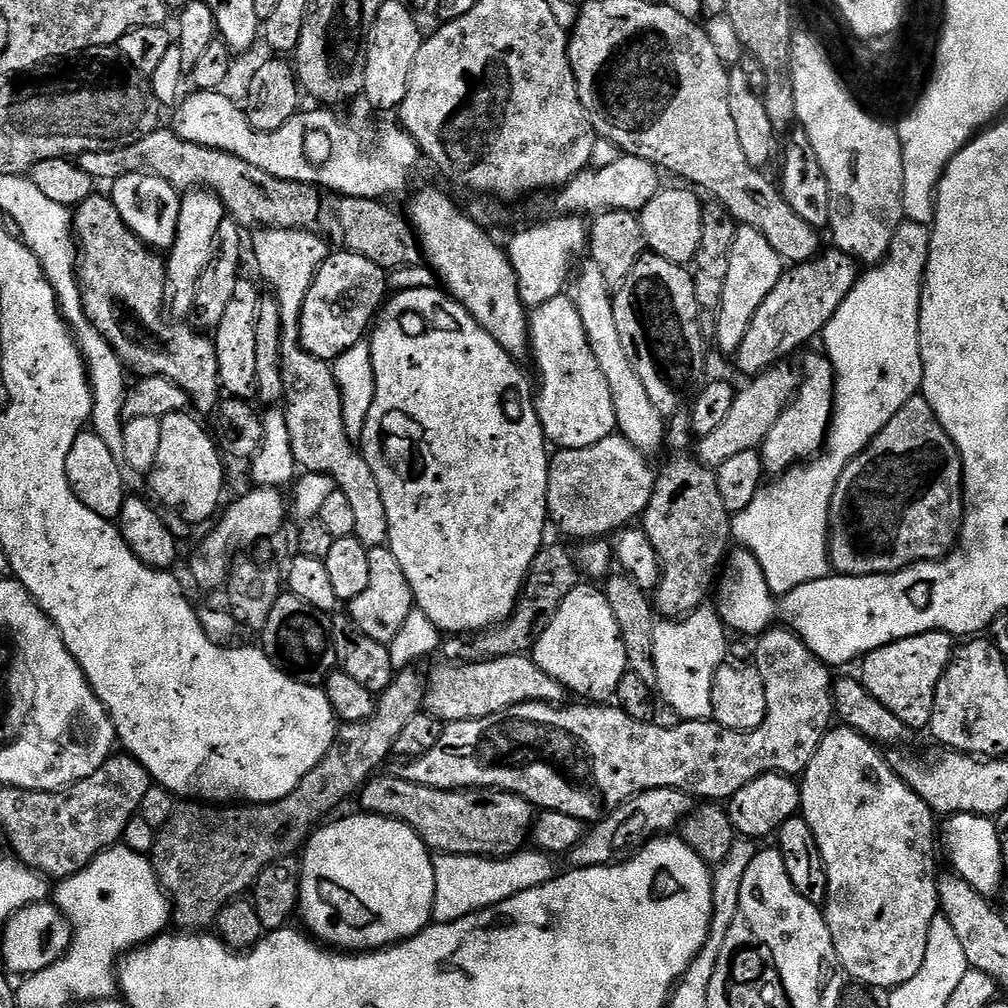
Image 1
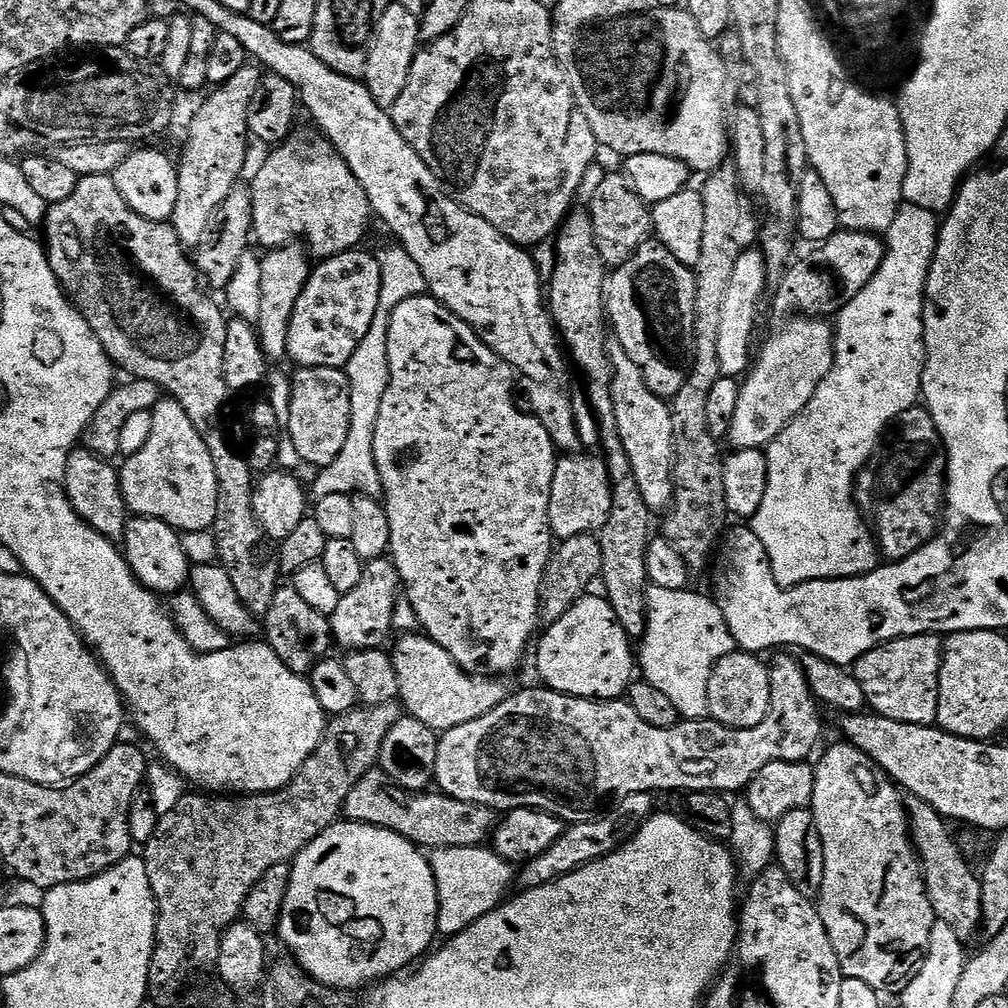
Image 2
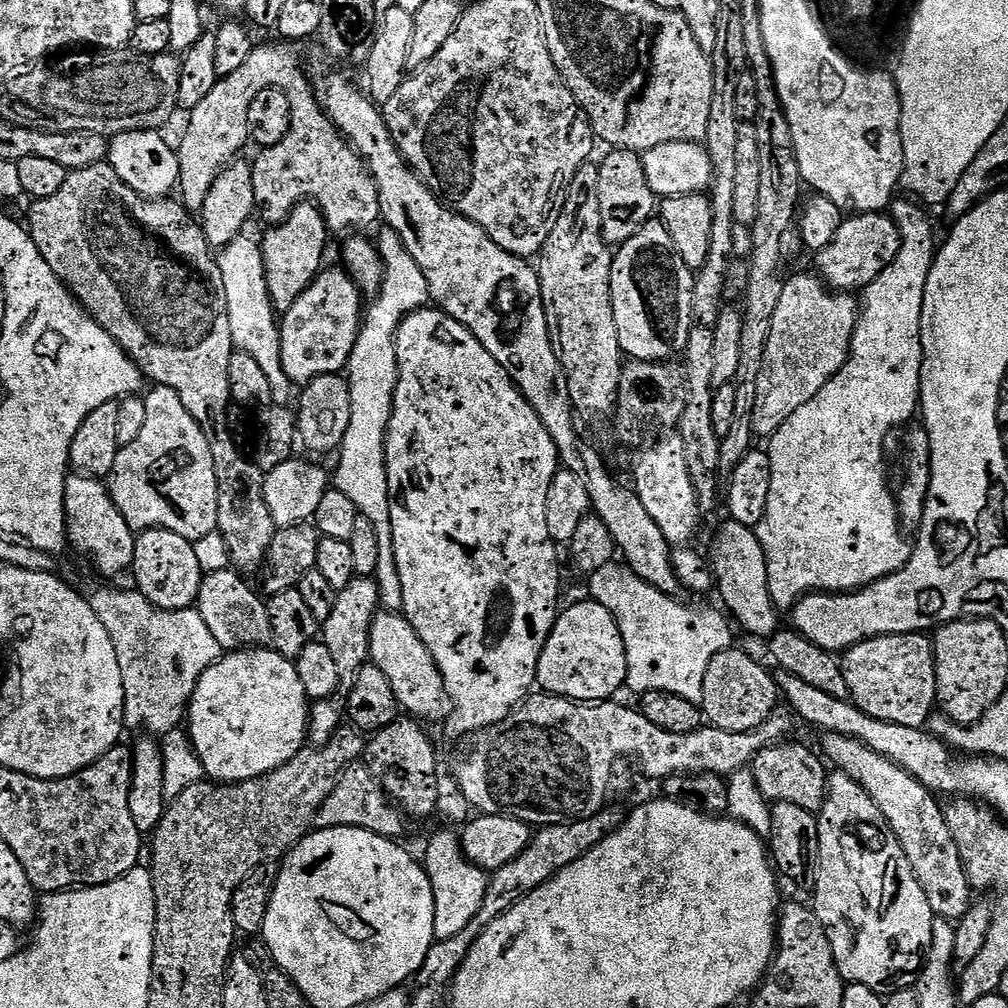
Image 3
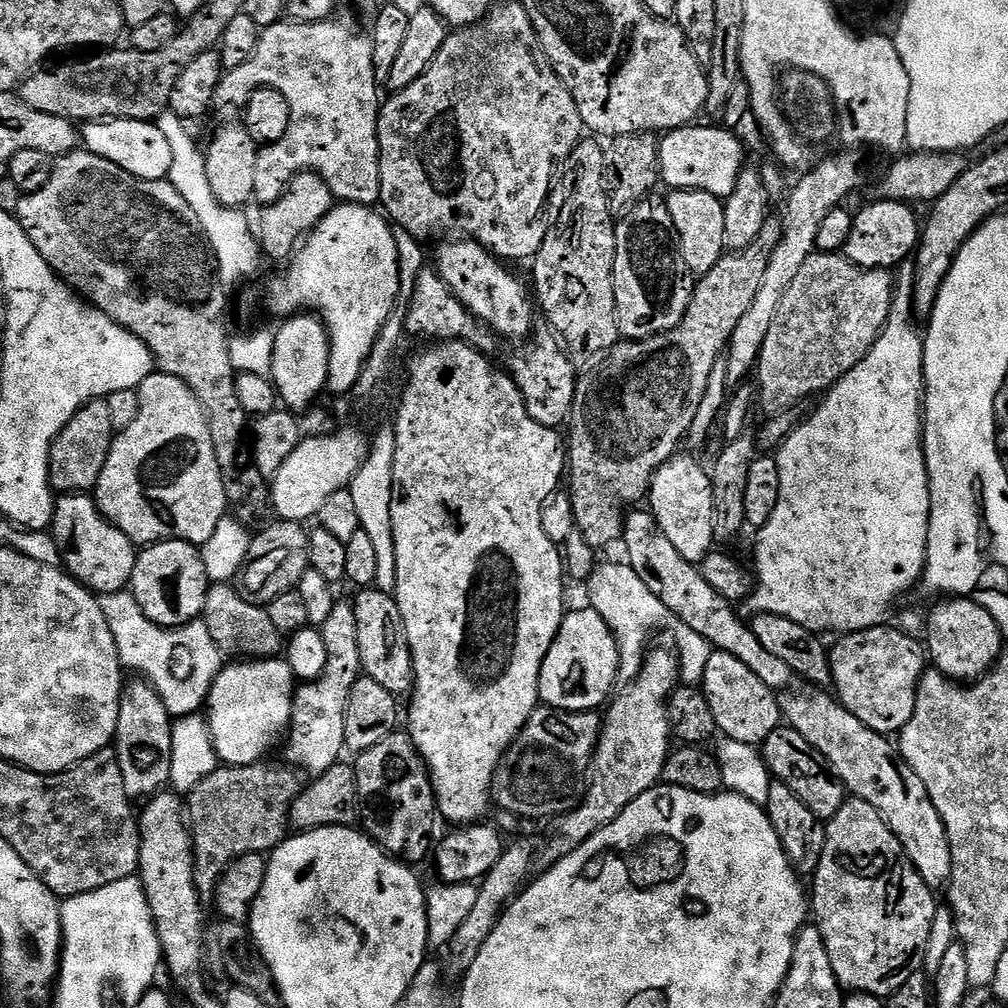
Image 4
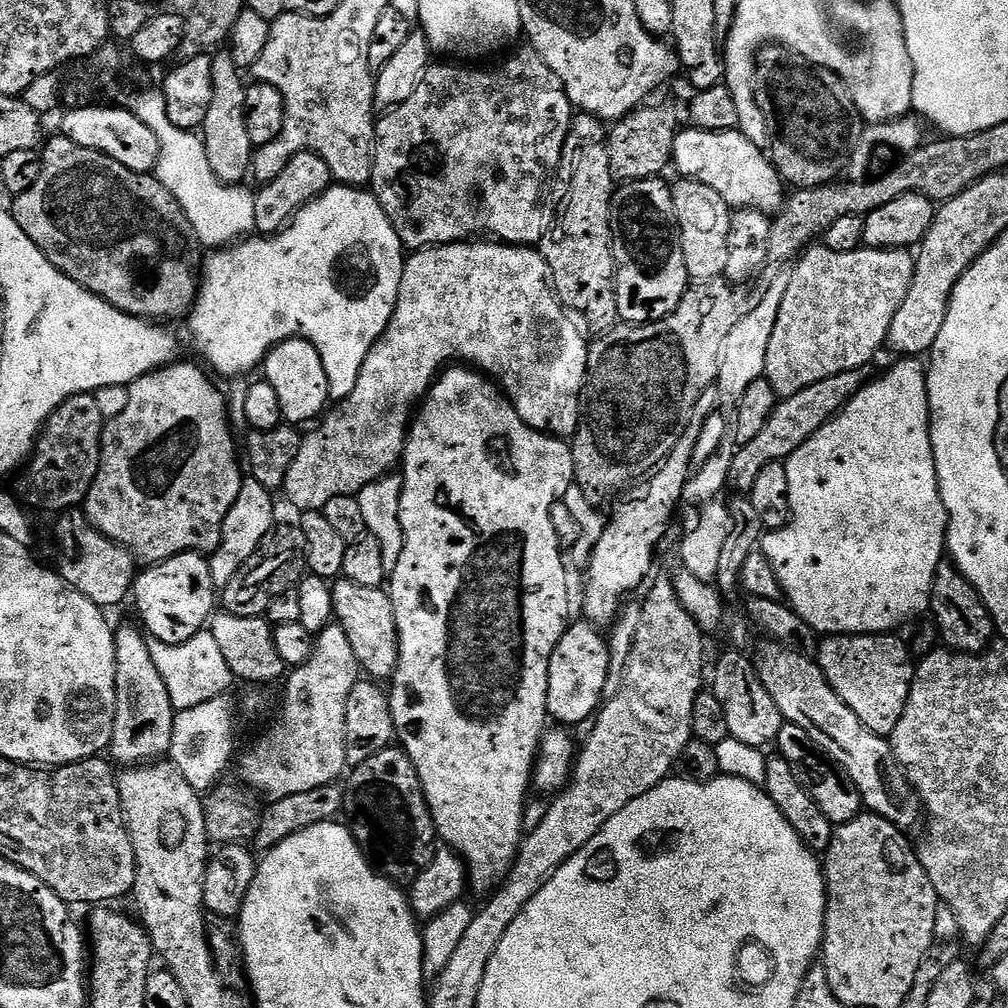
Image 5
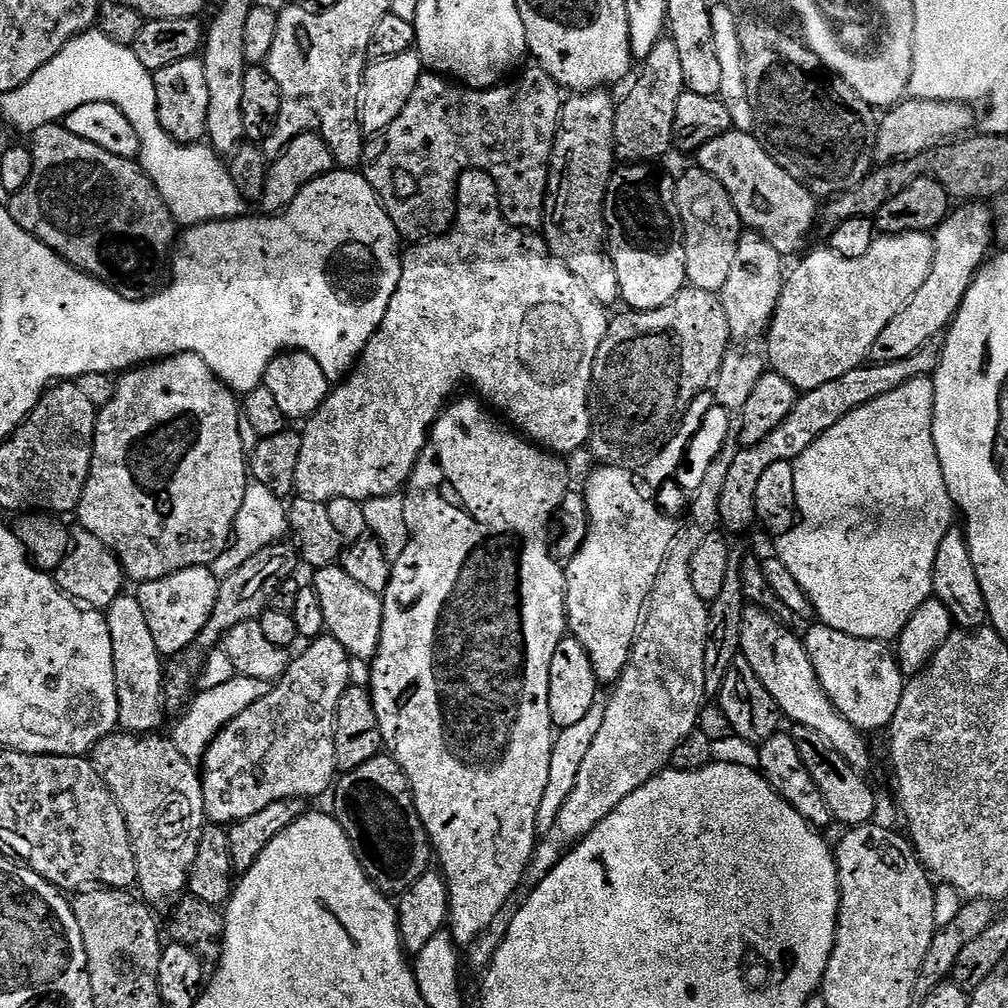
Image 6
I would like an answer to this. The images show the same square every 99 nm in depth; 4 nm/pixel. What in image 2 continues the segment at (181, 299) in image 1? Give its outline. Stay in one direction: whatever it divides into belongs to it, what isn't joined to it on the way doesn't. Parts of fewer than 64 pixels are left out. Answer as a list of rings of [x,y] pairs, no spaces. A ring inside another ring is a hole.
[[[245,66],[230,78],[230,82],[213,87],[207,93],[208,101],[192,116],[184,153],[180,160],[178,156],[178,202],[170,221],[178,238],[189,250],[195,250],[204,241],[210,218],[239,181],[236,179],[244,168],[250,145],[250,98],[254,98],[254,90],[258,90],[261,79],[259,67]]]

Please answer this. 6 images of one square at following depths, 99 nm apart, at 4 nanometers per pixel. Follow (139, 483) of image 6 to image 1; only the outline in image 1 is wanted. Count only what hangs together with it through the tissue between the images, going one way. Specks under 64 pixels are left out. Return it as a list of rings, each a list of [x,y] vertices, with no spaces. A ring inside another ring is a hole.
[[[175,412],[160,417],[162,440],[158,442],[158,458],[147,477],[157,501],[166,507],[173,507],[192,526],[203,520],[211,521],[217,515],[221,507],[220,495],[224,492],[225,463],[217,441],[208,437],[207,430],[195,418],[195,415],[188,412]]]

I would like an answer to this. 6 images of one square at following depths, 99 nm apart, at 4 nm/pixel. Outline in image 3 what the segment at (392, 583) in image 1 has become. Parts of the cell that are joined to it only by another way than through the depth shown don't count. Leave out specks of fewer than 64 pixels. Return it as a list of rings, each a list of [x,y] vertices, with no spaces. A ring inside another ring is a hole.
[[[357,576],[341,592],[337,592],[334,610],[330,618],[322,621],[322,642],[330,649],[334,663],[338,666],[340,688],[350,690],[370,660],[370,626],[376,613],[381,611],[380,591],[371,576]]]

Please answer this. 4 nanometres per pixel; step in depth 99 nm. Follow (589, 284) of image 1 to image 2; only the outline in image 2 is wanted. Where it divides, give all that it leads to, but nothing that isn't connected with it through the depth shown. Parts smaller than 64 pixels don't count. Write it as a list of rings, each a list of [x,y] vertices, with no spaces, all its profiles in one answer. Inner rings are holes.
[[[609,343],[608,360],[612,363],[612,397],[622,446],[626,446],[634,478],[638,482],[638,490],[642,490],[642,498],[646,498],[646,506],[653,513],[663,513],[674,499],[672,464],[676,460],[676,451],[672,409],[665,397],[654,395],[650,386],[646,386],[642,370],[634,366],[620,344]]]

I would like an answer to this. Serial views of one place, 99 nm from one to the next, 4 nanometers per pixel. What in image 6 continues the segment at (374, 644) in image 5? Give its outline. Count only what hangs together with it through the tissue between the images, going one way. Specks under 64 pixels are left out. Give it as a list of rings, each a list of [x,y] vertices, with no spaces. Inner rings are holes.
[[[339,563],[315,569],[314,587],[322,601],[322,618],[327,635],[332,636],[348,652],[353,660],[372,661],[376,657],[378,642],[382,638],[382,614],[384,602],[379,592],[365,590]]]

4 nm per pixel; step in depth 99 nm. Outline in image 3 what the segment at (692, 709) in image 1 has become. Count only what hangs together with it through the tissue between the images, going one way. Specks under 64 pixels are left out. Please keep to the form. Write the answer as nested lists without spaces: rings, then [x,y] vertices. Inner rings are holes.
[[[617,561],[607,563],[601,569],[592,572],[587,580],[589,597],[609,610],[619,633],[622,634],[627,660],[625,687],[631,689],[636,696],[645,692],[666,692],[701,705],[704,701],[702,686],[705,685],[706,670],[709,669],[710,662],[734,642],[731,623],[725,613],[721,609],[718,611],[708,606],[688,607],[677,597],[666,595],[665,592],[650,586],[644,579],[638,578],[631,568]]]

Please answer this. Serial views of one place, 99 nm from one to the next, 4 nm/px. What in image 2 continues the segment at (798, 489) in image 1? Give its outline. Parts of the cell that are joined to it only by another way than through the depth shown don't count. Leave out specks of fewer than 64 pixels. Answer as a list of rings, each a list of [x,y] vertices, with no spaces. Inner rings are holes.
[[[907,202],[901,203],[898,214],[894,214],[894,222],[890,222],[886,233],[886,247],[882,266],[878,266],[878,274],[866,282],[866,286],[860,291],[845,308],[840,309],[834,320],[834,343],[836,353],[832,359],[832,369],[826,378],[822,378],[822,386],[814,390],[814,398],[806,402],[806,406],[791,422],[768,443],[768,477],[766,478],[766,498],[762,498],[762,506],[758,506],[756,513],[752,515],[750,527],[752,533],[766,546],[766,558],[770,570],[774,574],[779,588],[793,588],[799,584],[805,584],[811,580],[841,580],[847,576],[864,576],[867,572],[873,572],[881,563],[880,549],[876,543],[876,537],[870,531],[869,525],[862,519],[862,513],[856,507],[854,489],[856,476],[864,463],[871,458],[872,452],[879,445],[881,436],[888,430],[889,424],[896,417],[902,415],[907,408],[917,407],[922,396],[924,383],[924,288],[928,284],[928,271],[932,265],[932,259],[936,253],[936,240],[940,237],[941,217],[930,210],[922,210],[922,206],[914,206]]]

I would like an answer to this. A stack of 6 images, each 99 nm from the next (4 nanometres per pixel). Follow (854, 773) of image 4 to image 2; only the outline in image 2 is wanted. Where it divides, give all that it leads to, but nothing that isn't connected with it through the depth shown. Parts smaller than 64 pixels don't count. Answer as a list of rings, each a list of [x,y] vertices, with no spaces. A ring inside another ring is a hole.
[[[909,799],[906,804],[912,846],[916,849],[916,857],[920,860],[920,868],[924,871],[926,894],[930,898],[930,906],[937,920],[946,922],[954,934],[962,941],[971,941],[975,932],[981,931],[982,886],[977,869],[968,865],[964,852],[958,841],[952,837],[949,821],[934,810],[934,806],[926,806],[926,802]]]

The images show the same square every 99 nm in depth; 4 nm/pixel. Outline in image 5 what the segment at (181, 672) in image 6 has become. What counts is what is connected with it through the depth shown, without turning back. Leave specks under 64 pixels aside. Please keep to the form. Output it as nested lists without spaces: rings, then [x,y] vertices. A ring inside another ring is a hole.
[[[295,523],[274,527],[257,549],[242,562],[229,584],[222,588],[223,611],[242,618],[263,617],[272,599],[299,581],[306,568],[305,550],[304,531]]]

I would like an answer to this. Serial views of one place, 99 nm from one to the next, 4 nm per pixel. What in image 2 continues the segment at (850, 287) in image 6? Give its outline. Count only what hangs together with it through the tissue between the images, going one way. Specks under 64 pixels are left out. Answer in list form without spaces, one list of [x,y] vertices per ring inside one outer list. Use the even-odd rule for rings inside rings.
[[[800,314],[781,324],[784,325],[765,342],[764,349],[761,352],[759,349],[750,371],[743,377],[738,394],[738,406],[734,409],[734,418],[730,422],[726,437],[727,443],[732,443],[733,449],[767,449],[768,443],[778,438],[778,434],[782,434],[788,423],[804,409],[806,402],[814,398],[814,390],[822,386],[822,378],[826,378],[826,374],[830,374],[832,369],[836,346],[833,325],[827,319]]]

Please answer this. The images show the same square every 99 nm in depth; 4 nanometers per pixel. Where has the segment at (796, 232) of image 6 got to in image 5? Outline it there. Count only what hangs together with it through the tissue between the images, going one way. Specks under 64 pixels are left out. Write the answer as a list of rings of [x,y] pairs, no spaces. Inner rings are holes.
[[[691,126],[685,128],[685,132],[684,129],[677,131],[672,151],[672,164],[680,171],[679,175],[683,179],[697,180],[710,186],[710,190],[722,194],[733,210],[753,208],[775,214],[783,208],[786,185],[765,149],[754,146],[754,142],[750,142],[750,138],[743,136],[739,130],[704,132]]]

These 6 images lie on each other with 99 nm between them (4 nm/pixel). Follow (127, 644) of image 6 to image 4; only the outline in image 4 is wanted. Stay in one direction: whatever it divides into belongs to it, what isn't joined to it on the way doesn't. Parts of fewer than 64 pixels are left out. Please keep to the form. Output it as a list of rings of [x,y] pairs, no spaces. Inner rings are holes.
[[[143,678],[132,679],[125,683],[120,693],[114,747],[122,766],[122,782],[126,782],[126,794],[134,802],[144,802],[169,787],[174,717],[152,684]]]

